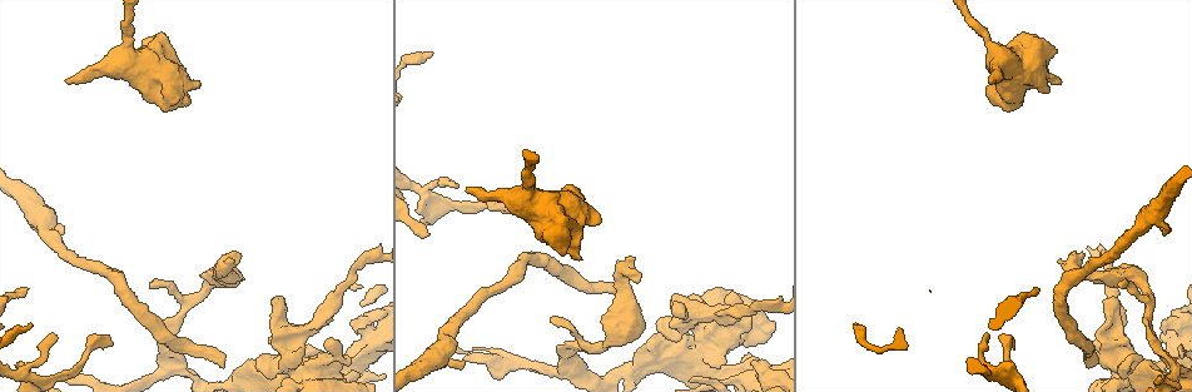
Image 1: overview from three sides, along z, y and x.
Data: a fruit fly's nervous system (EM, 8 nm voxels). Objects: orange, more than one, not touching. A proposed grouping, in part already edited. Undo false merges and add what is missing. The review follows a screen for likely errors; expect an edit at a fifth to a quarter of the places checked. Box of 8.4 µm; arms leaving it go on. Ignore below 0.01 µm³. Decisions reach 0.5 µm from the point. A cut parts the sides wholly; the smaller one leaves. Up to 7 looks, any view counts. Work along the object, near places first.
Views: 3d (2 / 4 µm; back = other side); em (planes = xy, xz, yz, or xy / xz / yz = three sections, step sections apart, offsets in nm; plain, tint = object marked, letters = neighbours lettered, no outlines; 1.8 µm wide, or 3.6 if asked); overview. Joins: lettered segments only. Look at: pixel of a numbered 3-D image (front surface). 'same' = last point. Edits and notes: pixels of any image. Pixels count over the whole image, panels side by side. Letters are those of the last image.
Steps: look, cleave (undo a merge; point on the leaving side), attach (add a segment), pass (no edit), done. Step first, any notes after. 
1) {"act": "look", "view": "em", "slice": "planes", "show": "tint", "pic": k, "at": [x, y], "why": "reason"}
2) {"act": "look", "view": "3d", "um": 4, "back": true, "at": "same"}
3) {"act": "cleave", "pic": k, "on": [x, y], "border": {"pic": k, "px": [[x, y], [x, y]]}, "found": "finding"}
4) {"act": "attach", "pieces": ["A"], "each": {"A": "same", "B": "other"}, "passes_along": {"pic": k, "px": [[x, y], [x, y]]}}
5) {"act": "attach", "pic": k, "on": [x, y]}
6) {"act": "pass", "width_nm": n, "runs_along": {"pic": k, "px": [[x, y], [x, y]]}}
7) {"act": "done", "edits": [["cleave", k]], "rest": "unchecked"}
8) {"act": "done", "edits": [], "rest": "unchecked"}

{"act": "look", "view": "3d", "um": 4, "pic": 1, "at": [236, 256], "why": "free end"}

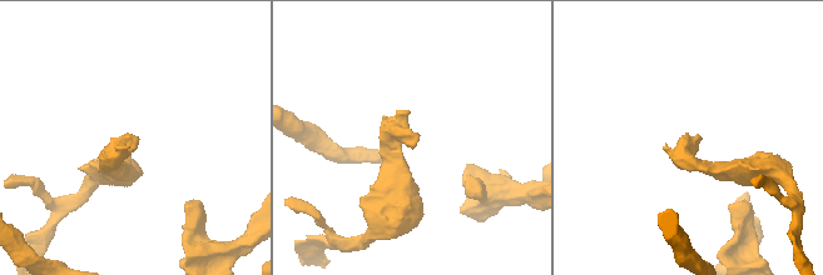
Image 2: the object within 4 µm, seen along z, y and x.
{"act": "look", "view": "em", "slice": "planes", "show": "letters", "pic": 2, "at": [413, 146]}

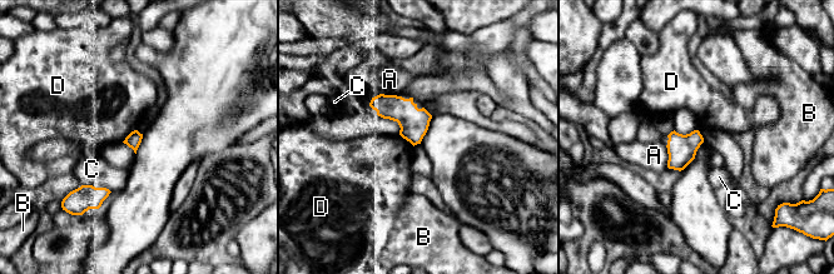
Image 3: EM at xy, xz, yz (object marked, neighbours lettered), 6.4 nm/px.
{"act": "pass", "each": {"A": "other", "B": "other", "C": "other", "D": "other"}, "border": {"pic": 3, "px": [[135, 129], [122, 142]]}, "found": "none of them fits"}

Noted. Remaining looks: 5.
{"act": "look", "view": "em", "slice": "planes", "show": "plain", "pic": 1, "at": [62, 231], "why": "an open end"}

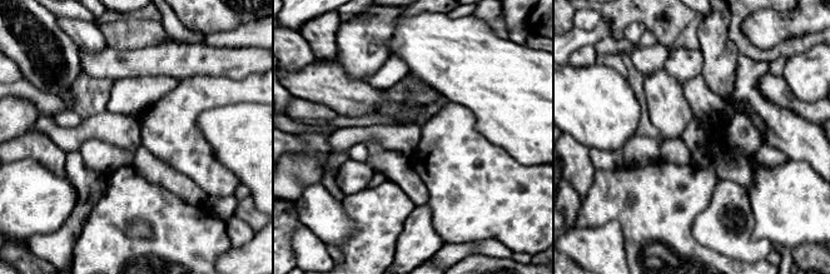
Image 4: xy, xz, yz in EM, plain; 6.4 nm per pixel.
{"act": "look", "view": "em", "slice": "planes", "show": "letters", "at": "same"}

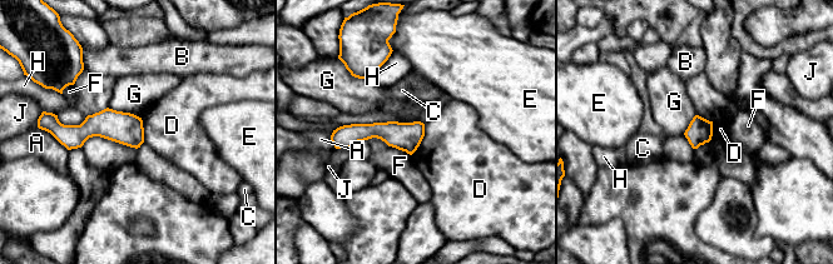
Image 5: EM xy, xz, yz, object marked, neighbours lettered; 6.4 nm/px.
{"act": "pass", "longest_contact_nm": ["H", 260], "each": {"A": "other", "B": "other", "C": "other", "D": "other", "E": "other", "F": "other", "G": "other", "H": "other", "J": "other"}, "runs_along": {"pic": 5, "px": [[421, 126], [357, 132], [341, 140]]}, "found": "no lettered segment goes on from it"}

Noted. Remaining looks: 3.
{"act": "look", "view": "em", "slice": "planes", "show": "letters", "pic": 1, "at": [425, 233], "why": "free end"}

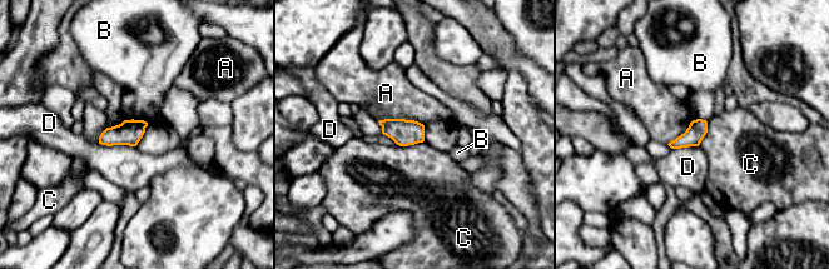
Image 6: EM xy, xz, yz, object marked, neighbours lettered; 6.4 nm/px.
{"act": "pass", "longest_contact_nm": ["A", 300], "each": {"A": "other", "B": "other", "C": "other", "D": "other"}, "border": {"pic": 6, "px": [[378, 120], [413, 119], [423, 125]]}, "found": "none of them fits"}

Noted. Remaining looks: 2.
{"act": "done", "edits": [], "rest": "unchecked"}

